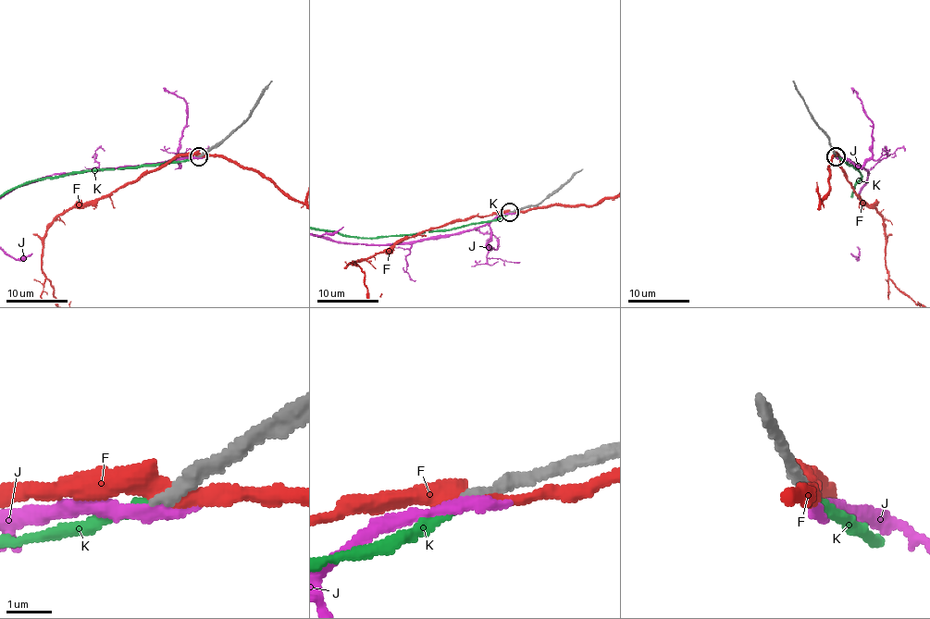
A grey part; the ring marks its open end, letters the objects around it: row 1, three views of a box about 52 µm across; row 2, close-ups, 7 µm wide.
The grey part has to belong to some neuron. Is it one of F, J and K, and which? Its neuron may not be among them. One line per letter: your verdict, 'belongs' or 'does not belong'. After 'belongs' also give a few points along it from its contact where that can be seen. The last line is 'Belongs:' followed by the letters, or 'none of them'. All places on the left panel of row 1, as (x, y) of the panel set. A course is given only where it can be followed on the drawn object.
F: does not belong
J: does not belong
K: belongs
Belongs: K

